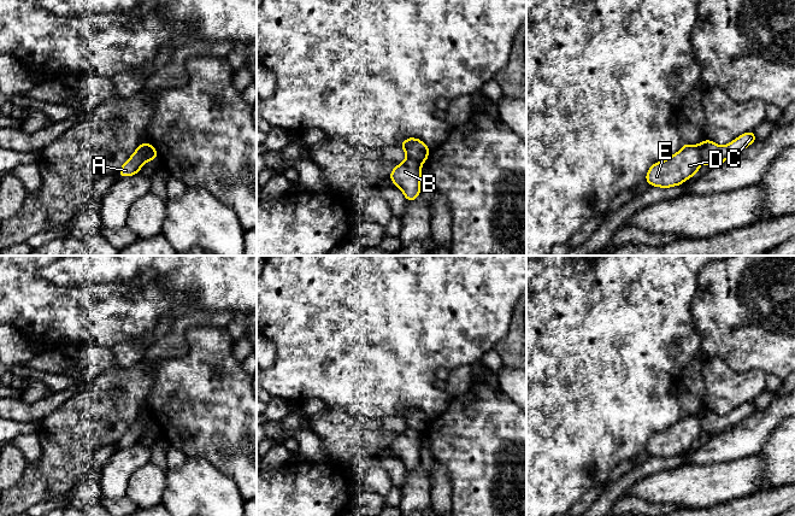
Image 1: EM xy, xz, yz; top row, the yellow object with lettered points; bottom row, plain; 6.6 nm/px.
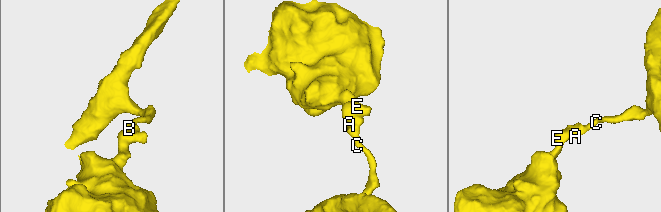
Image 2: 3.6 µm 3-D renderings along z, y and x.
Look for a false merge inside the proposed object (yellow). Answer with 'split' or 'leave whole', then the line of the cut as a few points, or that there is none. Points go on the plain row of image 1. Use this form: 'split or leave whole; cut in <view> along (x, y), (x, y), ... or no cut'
split; cut in xy along (145, 414), (145, 427), (140, 437)

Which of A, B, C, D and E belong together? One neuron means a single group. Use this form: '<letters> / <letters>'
A B C / D E

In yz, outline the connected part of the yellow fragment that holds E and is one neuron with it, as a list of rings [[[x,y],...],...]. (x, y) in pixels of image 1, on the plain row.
[[[685,414],[676,424],[654,433],[644,448],[649,456],[654,457],[679,456],[697,444],[700,434],[700,415]]]

